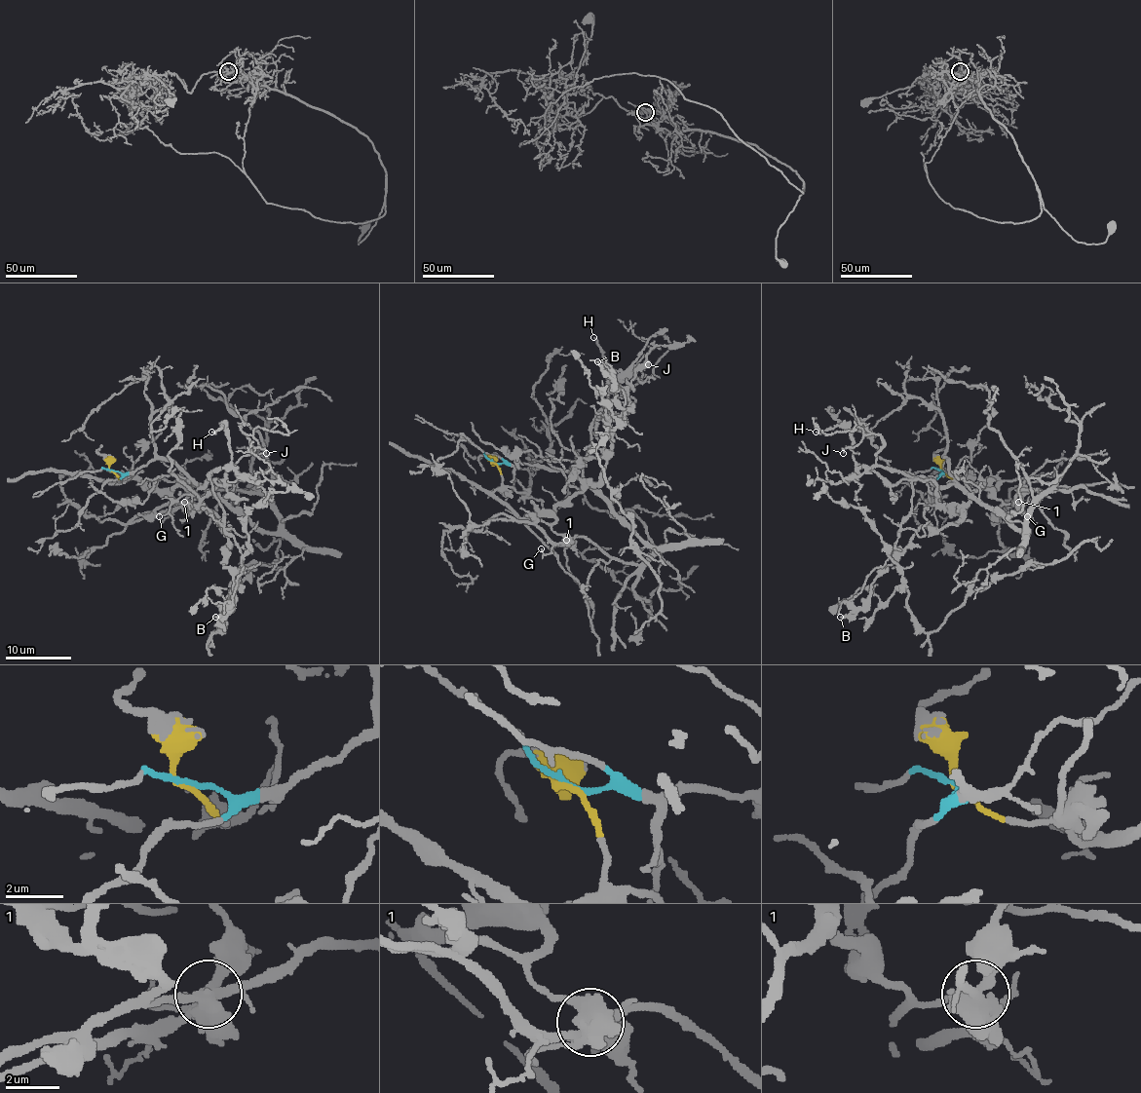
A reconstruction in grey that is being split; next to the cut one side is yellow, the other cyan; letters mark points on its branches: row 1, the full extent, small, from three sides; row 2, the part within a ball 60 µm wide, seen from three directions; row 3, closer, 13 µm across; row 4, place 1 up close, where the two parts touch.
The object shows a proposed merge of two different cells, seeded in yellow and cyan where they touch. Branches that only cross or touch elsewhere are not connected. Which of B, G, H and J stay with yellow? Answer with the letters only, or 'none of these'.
B, H

